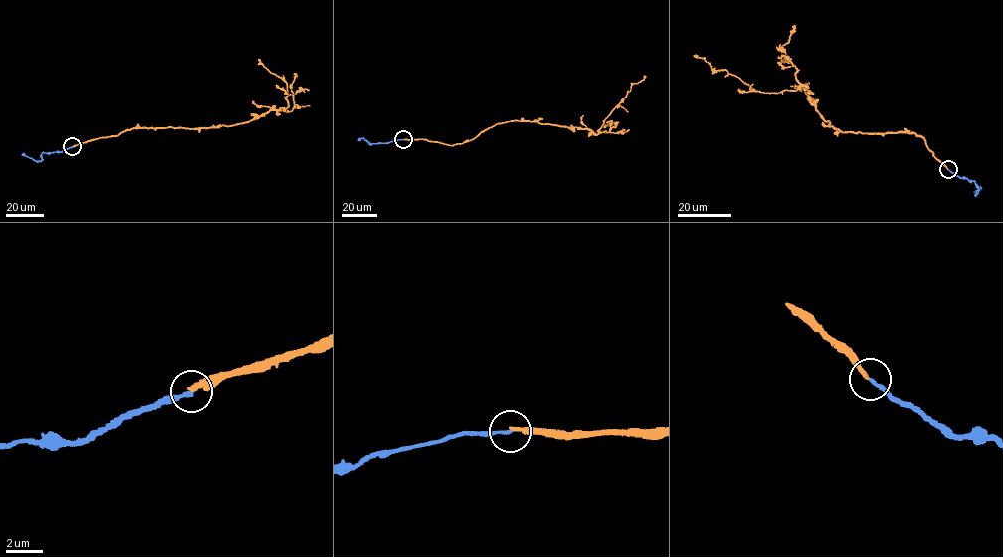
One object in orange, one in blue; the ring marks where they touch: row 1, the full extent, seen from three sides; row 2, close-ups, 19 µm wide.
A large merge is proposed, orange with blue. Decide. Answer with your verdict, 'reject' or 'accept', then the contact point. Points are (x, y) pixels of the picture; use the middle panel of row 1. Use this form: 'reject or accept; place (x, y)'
reject; place (403, 139)

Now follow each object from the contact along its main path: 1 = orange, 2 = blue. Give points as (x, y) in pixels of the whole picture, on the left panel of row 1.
1: (72, 146), (135, 128), (234, 125), (272, 110), (289, 111), (293, 108), (290, 86), (295, 73)
2: (72, 146), (61, 152), (43, 152), (40, 161), (22, 154)

